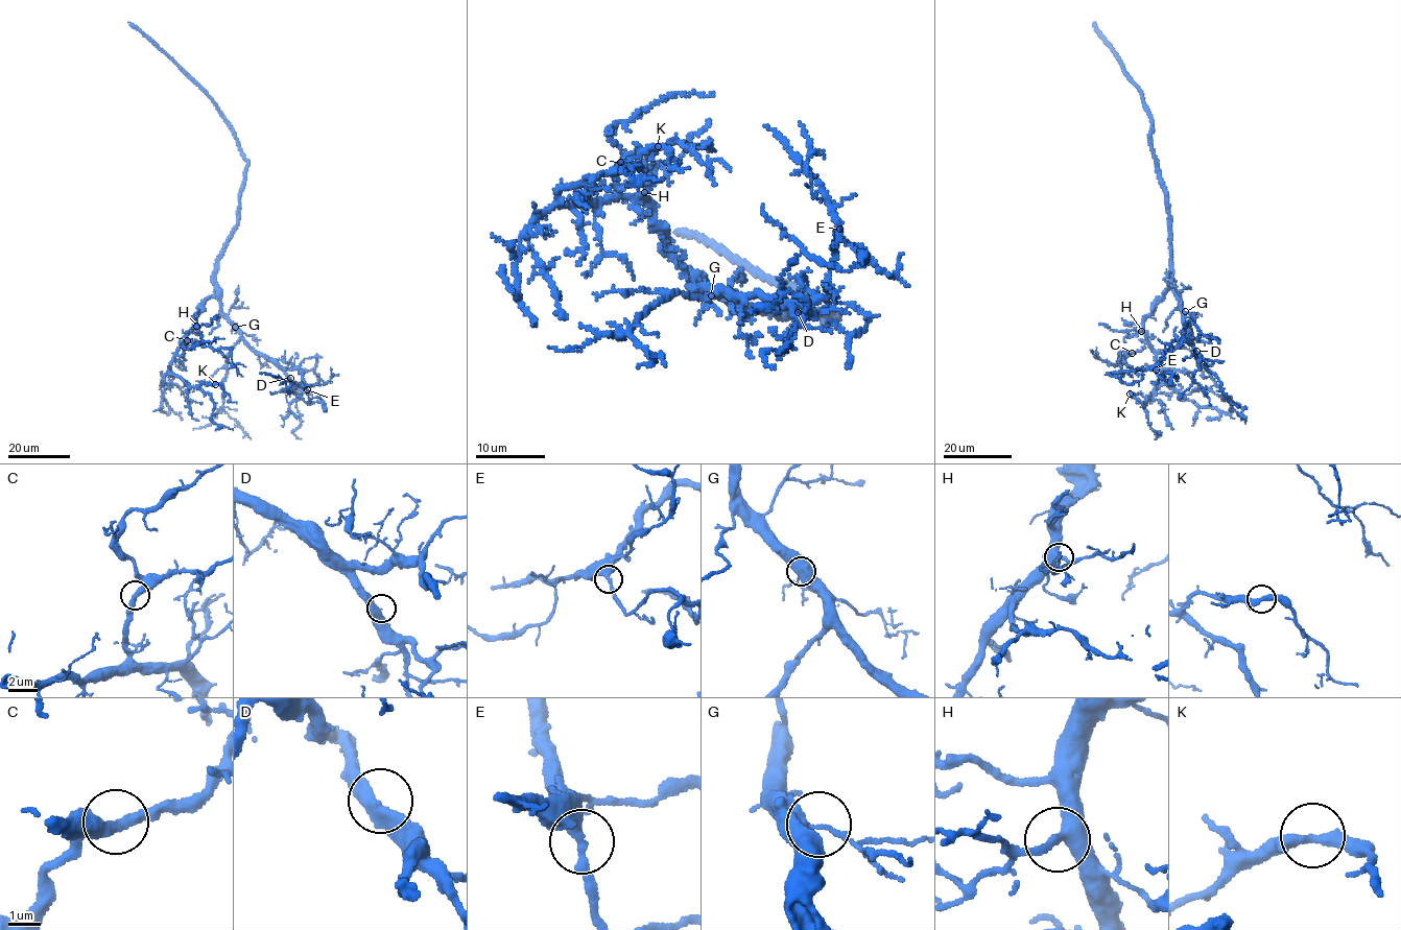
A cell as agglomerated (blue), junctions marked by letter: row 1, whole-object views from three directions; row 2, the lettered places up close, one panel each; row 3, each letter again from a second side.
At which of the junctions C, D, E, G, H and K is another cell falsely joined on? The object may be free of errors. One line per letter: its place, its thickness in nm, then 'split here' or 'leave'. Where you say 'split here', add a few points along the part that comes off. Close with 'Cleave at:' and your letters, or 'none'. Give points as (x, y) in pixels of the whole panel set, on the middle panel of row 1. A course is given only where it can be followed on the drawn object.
C: place (620, 162); calibre 340 nm; leave
D: place (798, 312); calibre 440 nm; leave
E: place (839, 229); calibre 400 nm; leave
G: place (711, 295); calibre 340 nm; leave
H: place (644, 192); calibre 360 nm; leave
K: place (658, 146); calibre 360 nm; leave
Cleave at: none

